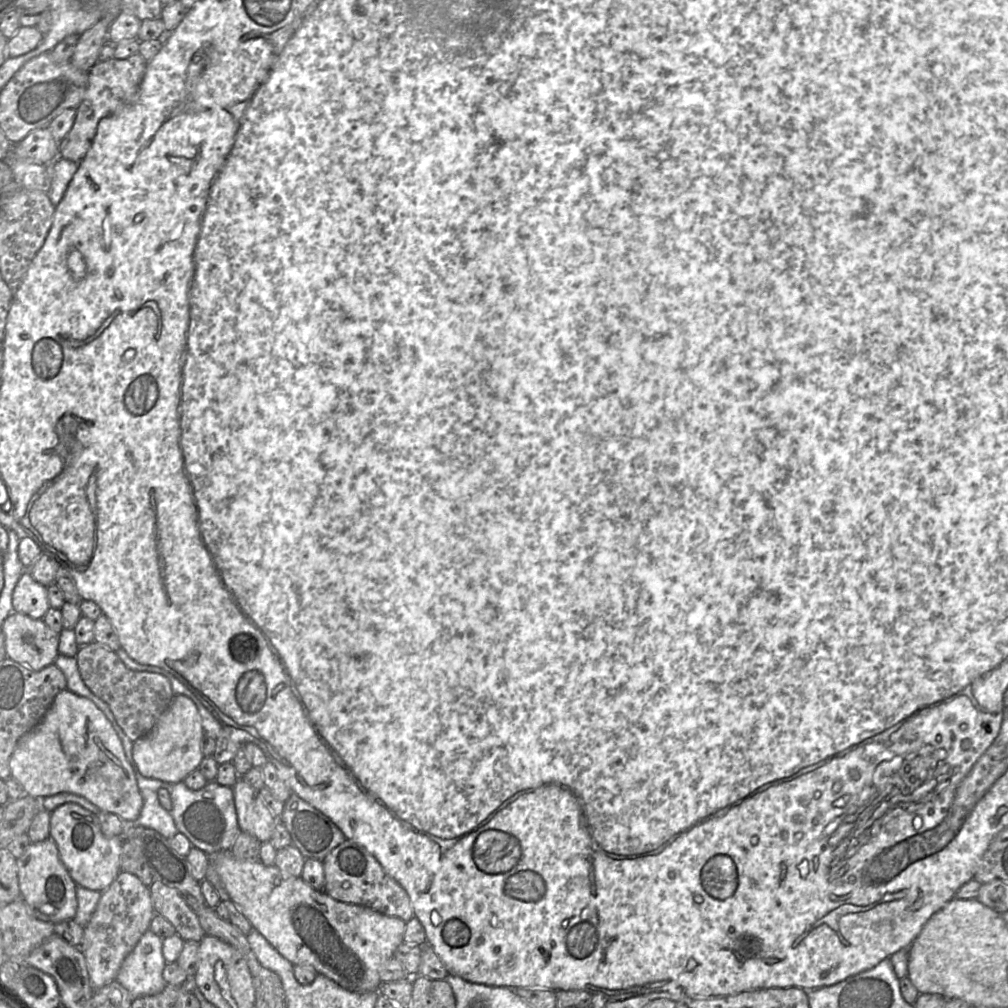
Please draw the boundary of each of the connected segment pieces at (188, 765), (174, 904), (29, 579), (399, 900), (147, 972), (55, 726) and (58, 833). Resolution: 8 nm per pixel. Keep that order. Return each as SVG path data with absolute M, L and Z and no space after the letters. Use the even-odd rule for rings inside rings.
M175 695L153 728L133 742L133 760L144 777L179 783L195 771L204 758L201 750L203 734L201 715L194 702L184 695Z
M160 881L149 886L151 901L156 915L167 919L184 941L200 942L206 935L197 915L184 901L179 892Z
M25 571L14 588L12 605L13 612L43 619L50 608L47 587L38 583L29 571Z
M345 840L332 849L323 859L325 888L324 891L332 898L351 904L363 905L388 916L396 916L404 922L414 917L413 908L405 889L388 875L378 860L367 849L351 840Z
M148 929L124 959L116 980L133 1000L159 994L167 986L163 979L167 963L163 957L162 943L163 939Z
M67 689L56 695L42 720L19 739L11 755L9 767L10 776L21 784L24 794L36 799L58 793L75 794L87 799L100 811L117 815L125 824L136 824L143 807L135 774L111 723L90 699Z
M65 803L50 814L50 836L60 859L77 886L103 892L115 880L120 869L122 837L106 837L97 815L75 803Z

